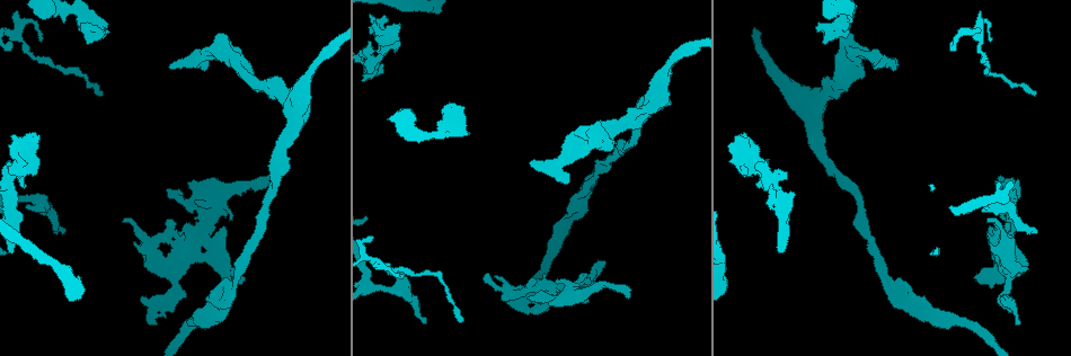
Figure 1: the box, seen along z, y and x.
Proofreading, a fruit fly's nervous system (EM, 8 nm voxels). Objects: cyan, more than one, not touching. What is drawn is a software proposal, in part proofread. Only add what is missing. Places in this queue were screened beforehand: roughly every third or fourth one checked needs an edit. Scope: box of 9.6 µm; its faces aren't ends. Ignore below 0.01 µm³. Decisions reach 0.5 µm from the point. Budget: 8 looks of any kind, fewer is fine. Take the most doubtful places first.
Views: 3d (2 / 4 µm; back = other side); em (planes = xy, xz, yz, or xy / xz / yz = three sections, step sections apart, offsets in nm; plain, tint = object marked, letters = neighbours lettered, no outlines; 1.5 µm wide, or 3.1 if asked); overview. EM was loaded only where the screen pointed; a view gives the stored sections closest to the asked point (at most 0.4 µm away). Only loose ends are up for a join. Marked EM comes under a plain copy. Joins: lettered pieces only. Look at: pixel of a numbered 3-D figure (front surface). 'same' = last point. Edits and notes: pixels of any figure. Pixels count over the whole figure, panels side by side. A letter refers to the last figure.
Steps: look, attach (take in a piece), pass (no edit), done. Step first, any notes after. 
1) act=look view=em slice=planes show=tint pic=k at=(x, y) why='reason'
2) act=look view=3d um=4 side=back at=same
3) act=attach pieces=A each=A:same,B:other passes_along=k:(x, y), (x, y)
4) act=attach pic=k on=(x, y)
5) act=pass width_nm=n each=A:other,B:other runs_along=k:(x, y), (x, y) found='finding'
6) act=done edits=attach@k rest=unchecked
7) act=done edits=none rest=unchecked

act=look view=3d um=4 side=back pic=1 at=(630, 296) why='thin end'

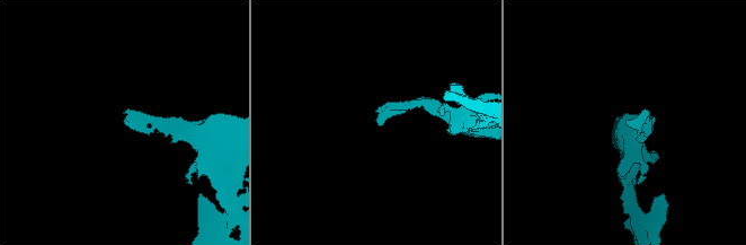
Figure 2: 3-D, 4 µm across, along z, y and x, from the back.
act=look view=em slice=yz step=8 show=letters pic=2 at=(627, 120) why='shape alone is not enough'

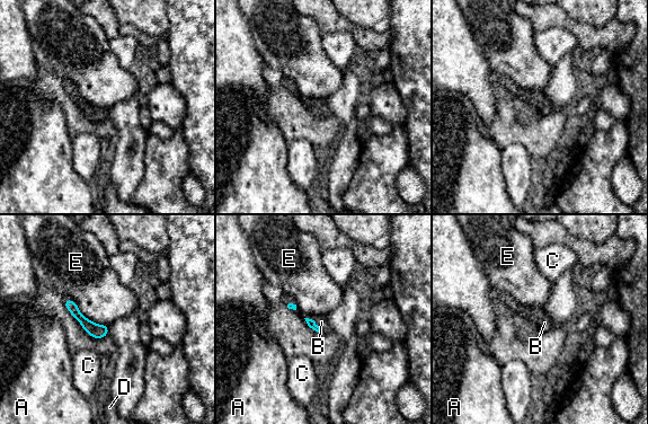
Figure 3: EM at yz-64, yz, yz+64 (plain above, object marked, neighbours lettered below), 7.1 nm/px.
act=look view=em slice=planes show=letters at=same why='cut it another way'

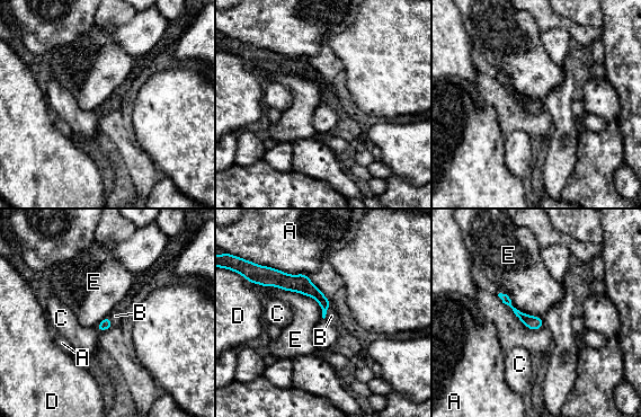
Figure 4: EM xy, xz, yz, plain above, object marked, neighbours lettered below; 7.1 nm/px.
act=attach pieces=B longest_contact=E:420nm each=A:other,B:same,C:other,D:other,E:other passes_along=4:(303, 285), (326, 312), (331, 316) found='it goes on there'

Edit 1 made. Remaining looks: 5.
act=look view=em slice=xy step=8 show=tint pic=1 at=(399, 27) why='an open end'

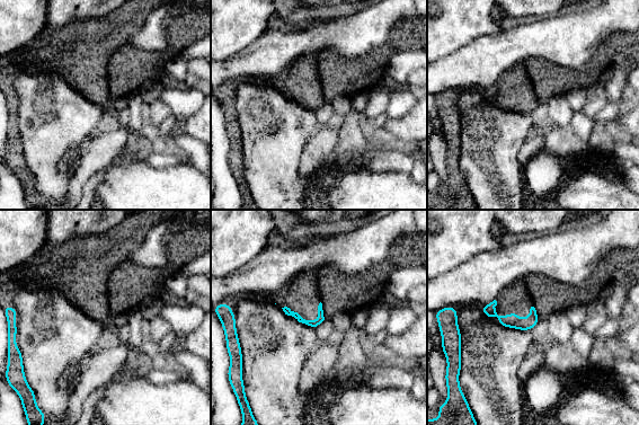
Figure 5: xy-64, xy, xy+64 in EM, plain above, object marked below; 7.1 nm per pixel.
act=look view=em slice=xz step=8 show=letters at=same

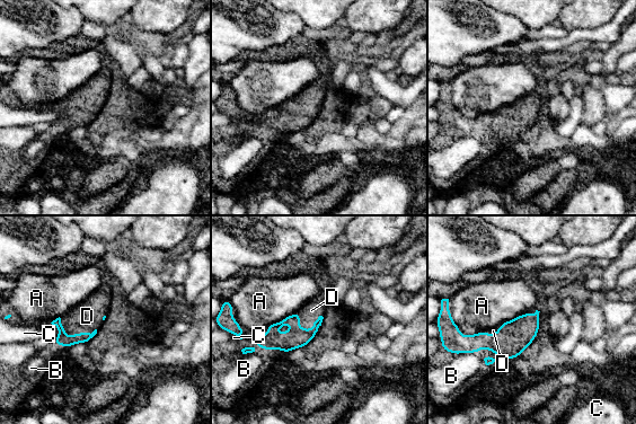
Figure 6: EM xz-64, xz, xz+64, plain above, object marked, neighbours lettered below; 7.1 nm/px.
act=attach pieces=D each=A:other,B:other,C:other,D:same passes_along=6:(85, 337), (72, 334), (87, 316) found='it goes on there'

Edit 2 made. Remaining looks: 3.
act=look view=em slice=planes show=letters pic=1 at=(168, 67) why='an open end'

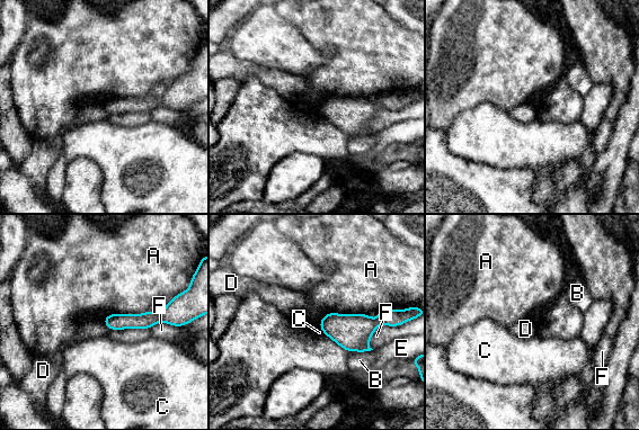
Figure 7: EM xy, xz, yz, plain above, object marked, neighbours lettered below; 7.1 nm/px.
act=pass width_nm=110 each=A:other,B:other,C:other,D:other,E:other,F:other runs_along=7:(168, 316), (107, 322) found='no lettered piece goes on from it'

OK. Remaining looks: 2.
act=done edits=attach@4,attach@6 rest=unchecked

